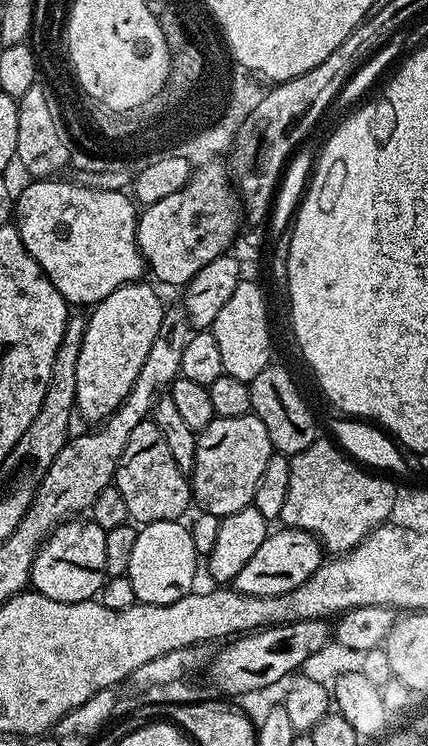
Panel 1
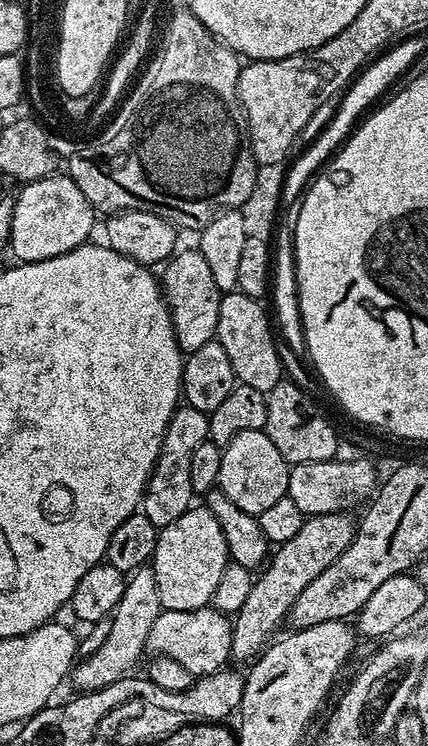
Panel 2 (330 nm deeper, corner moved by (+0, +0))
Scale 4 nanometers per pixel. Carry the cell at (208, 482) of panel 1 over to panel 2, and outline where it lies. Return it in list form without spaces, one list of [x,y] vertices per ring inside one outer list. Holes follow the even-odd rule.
[[[242,430],[222,449],[222,470],[218,487],[246,514],[260,517],[262,510],[267,510],[278,498],[288,494],[289,463],[278,454],[278,446],[270,442],[263,430]]]

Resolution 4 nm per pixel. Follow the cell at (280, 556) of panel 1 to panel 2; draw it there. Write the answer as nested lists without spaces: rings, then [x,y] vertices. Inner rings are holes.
[[[214,607],[198,610],[162,610],[150,626],[147,651],[157,656],[174,658],[186,666],[194,678],[221,671],[232,654],[232,620]]]

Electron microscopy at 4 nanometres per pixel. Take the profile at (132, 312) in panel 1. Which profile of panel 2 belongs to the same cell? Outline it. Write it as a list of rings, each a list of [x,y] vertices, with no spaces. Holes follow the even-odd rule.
[[[195,247],[188,248],[185,252],[177,251],[167,261],[164,270],[162,295],[167,303],[168,313],[172,315],[176,345],[179,346],[181,352],[187,354],[198,350],[198,346],[206,346],[206,342],[214,339],[222,294],[218,286],[214,286],[214,278],[210,274],[210,265],[206,262],[206,258]]]

